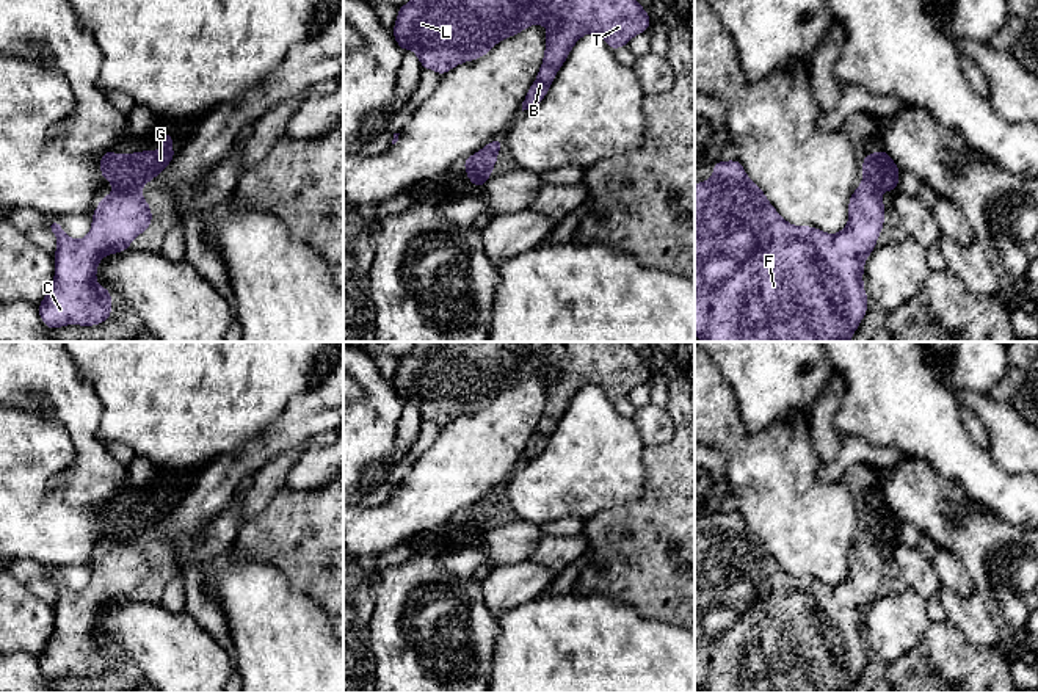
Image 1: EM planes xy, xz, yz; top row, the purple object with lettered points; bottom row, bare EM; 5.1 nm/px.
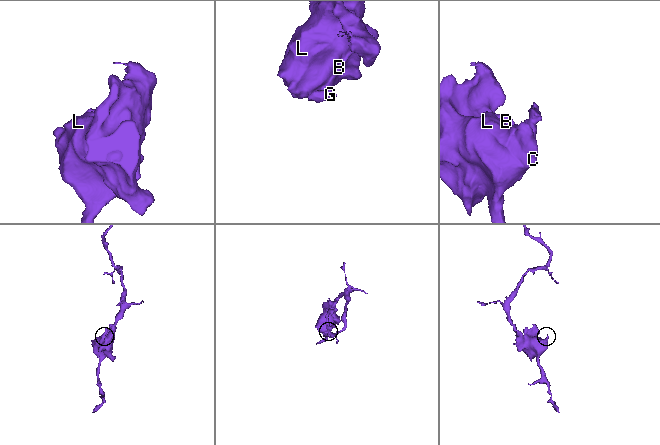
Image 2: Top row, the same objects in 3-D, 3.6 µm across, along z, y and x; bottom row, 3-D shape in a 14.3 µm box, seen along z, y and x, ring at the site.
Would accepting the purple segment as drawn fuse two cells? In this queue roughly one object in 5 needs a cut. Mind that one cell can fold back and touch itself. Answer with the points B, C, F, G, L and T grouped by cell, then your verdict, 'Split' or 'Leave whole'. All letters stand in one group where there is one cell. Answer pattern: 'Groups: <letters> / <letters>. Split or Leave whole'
Groups: B C F L T / G. Split

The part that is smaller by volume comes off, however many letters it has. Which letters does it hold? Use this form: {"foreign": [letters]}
{"foreign": ["G"]}

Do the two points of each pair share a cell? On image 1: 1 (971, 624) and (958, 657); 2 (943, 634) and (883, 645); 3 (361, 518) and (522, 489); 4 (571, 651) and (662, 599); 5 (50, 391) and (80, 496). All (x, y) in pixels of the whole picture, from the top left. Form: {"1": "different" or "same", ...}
{"1": "different", "2": "different", "3": "different", "4": "different", "5": "same"}

